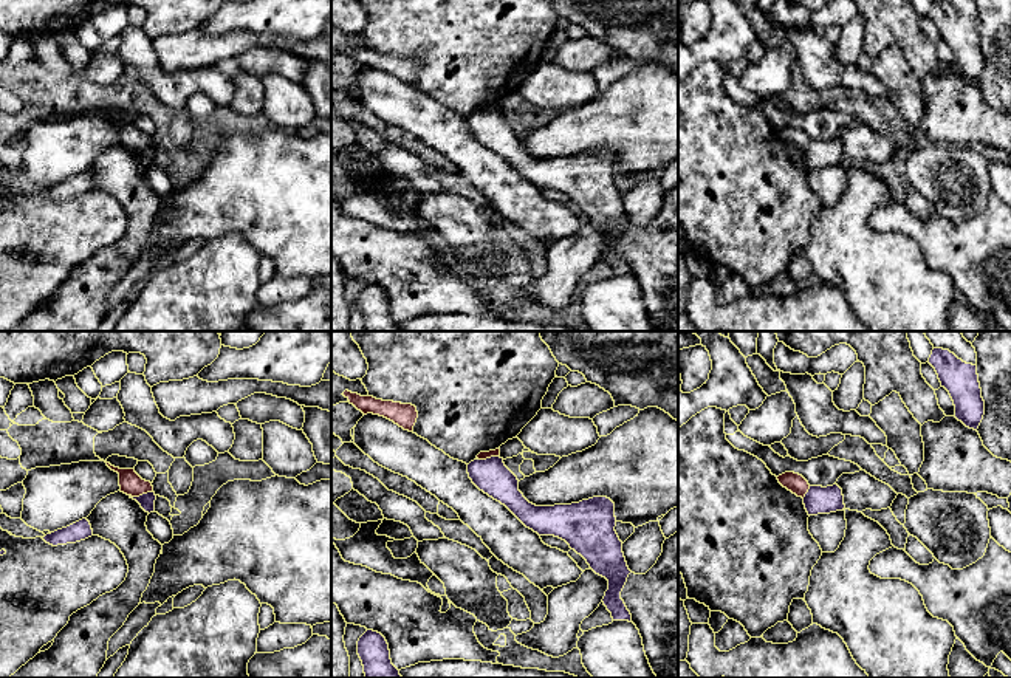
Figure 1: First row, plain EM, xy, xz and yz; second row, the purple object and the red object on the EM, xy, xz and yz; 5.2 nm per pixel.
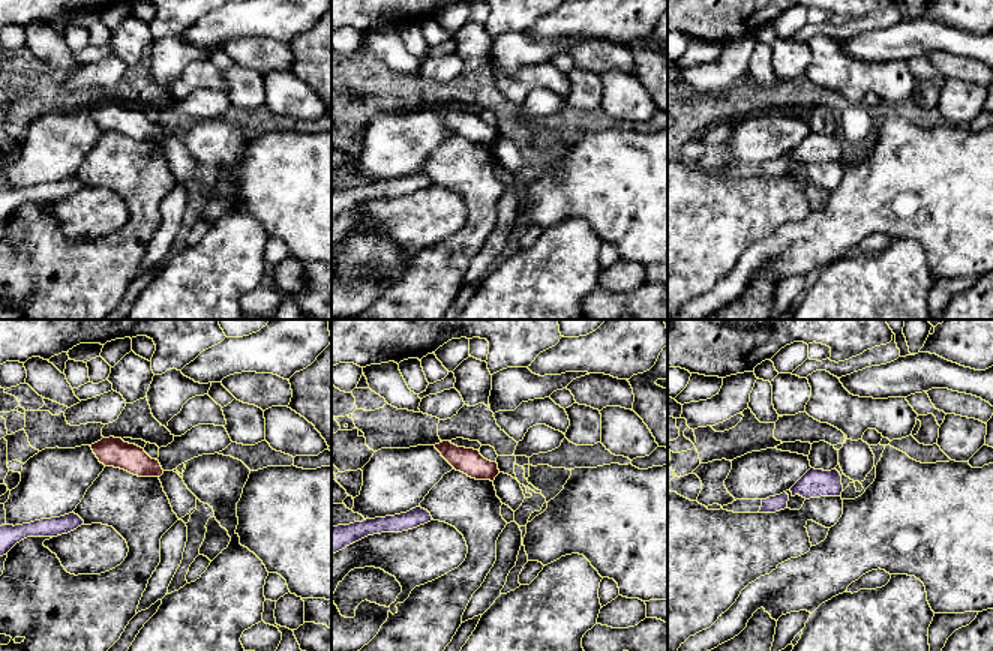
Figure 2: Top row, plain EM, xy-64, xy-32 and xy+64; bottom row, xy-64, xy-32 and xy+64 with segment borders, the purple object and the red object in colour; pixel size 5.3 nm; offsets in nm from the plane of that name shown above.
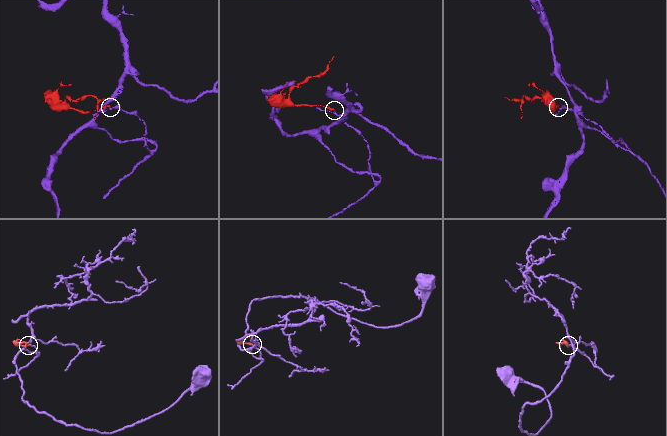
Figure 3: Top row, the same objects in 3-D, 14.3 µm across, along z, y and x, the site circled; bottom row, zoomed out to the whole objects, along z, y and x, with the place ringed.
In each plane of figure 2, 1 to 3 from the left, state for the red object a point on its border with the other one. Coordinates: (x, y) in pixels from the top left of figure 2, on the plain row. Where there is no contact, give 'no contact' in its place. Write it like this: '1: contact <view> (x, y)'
1: no contact
2: no contact
3: no contact

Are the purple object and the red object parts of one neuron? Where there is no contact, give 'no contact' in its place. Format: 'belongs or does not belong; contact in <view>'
does not belong; contact in xy

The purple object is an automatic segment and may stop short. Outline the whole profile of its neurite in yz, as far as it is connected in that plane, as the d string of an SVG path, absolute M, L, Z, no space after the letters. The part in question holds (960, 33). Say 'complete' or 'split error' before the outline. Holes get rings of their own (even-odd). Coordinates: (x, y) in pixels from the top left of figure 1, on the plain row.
complete; M943 2L932 3L929 17L954 54L955 71L966 80L977 84L985 68L977 19L966 17Z

